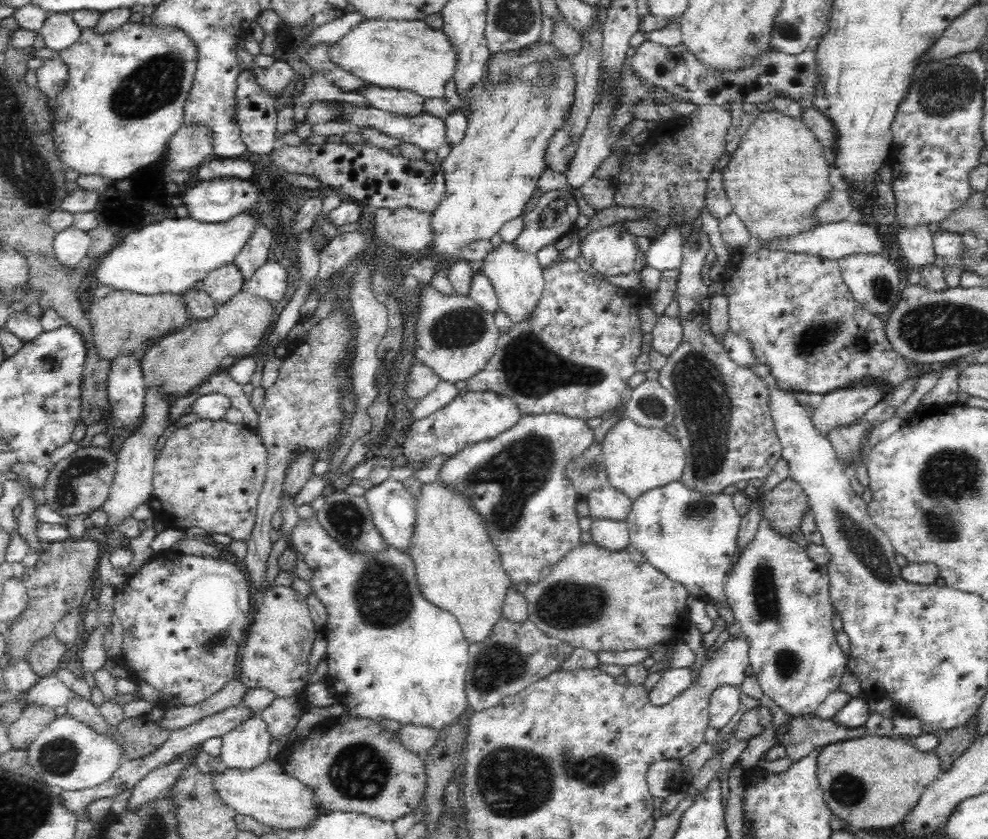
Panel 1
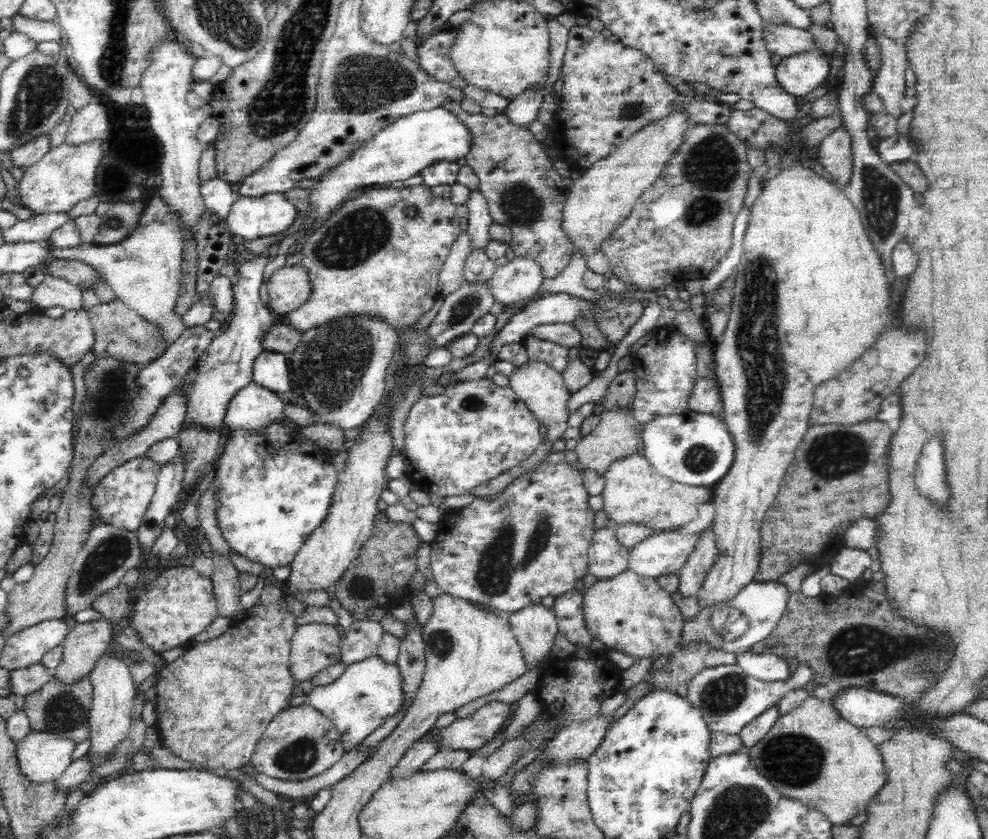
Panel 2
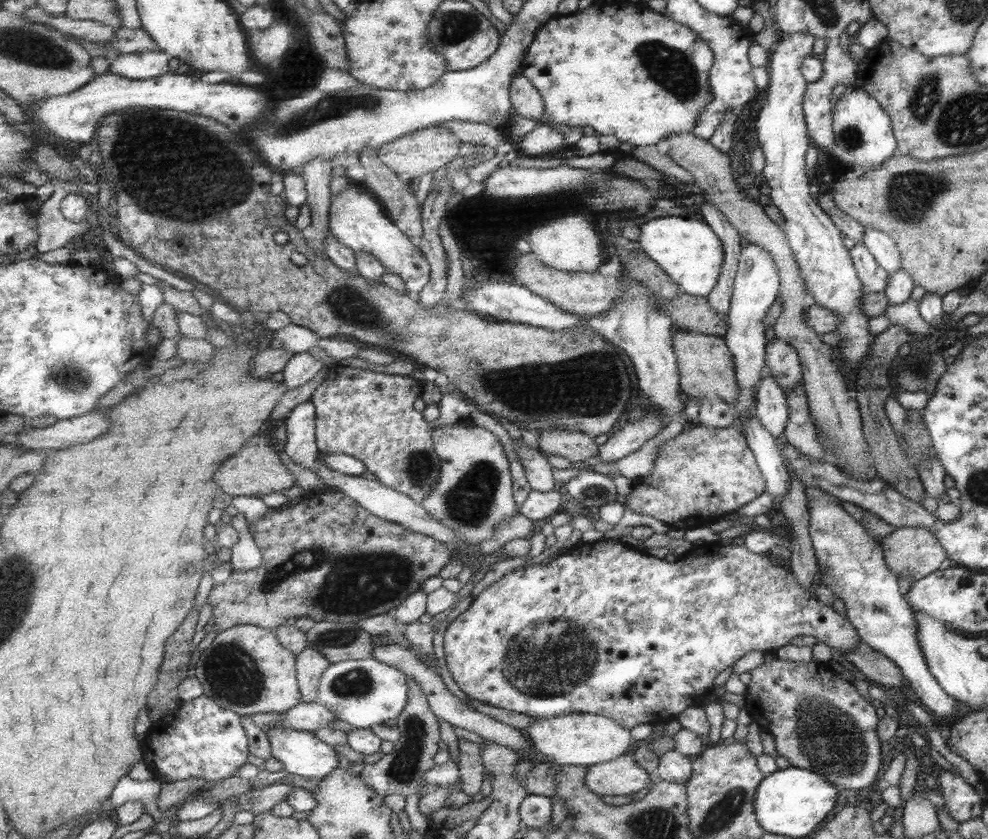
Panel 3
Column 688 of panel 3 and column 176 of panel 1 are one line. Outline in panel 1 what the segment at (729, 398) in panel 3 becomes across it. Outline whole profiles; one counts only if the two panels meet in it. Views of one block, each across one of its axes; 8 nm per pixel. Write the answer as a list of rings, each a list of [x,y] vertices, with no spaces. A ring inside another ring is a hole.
[[[242,290],[226,304],[220,304],[214,316],[206,320],[192,320],[186,328],[172,336],[164,336],[156,346],[152,346],[142,358],[142,374],[144,386],[152,386],[152,382],[162,382],[170,394],[186,394],[192,388],[208,382],[218,370],[220,362],[226,356],[248,358],[252,350],[262,342],[274,310],[272,302],[260,298],[250,290]]]

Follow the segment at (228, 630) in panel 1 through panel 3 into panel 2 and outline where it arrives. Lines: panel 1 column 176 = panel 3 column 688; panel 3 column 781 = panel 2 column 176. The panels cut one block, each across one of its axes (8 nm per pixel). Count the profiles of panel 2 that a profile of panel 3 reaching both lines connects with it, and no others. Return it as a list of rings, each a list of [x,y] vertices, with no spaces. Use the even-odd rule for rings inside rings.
[[[182,566],[176,570],[168,570],[156,578],[154,584],[144,586],[148,592],[140,592],[134,610],[134,628],[140,638],[144,638],[146,646],[156,654],[164,654],[166,650],[184,646],[190,638],[202,634],[216,618],[220,618],[216,598],[212,594],[212,580],[198,576],[192,568]]]

